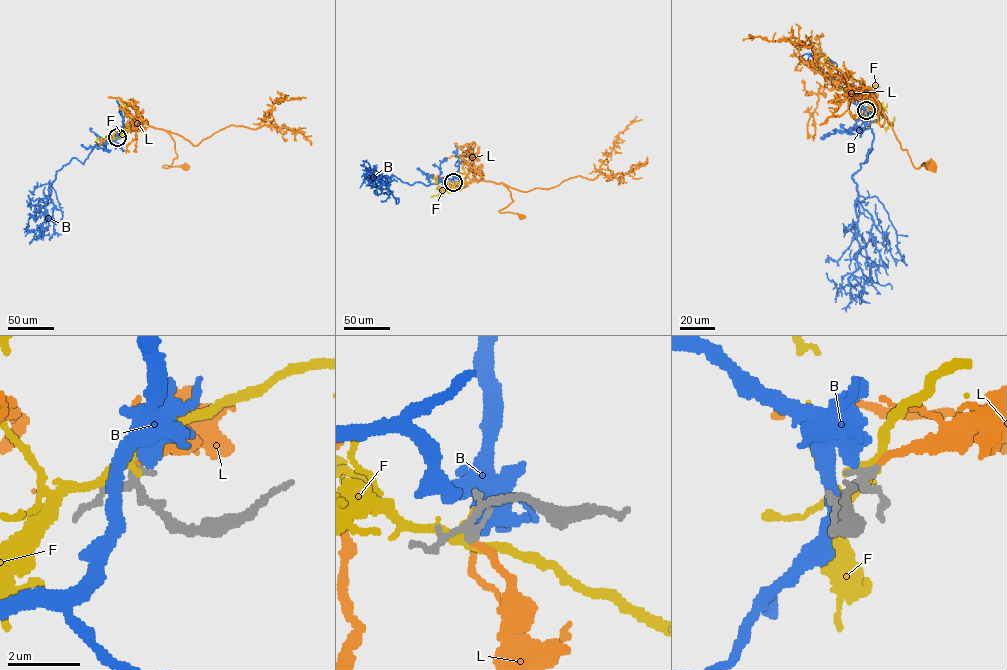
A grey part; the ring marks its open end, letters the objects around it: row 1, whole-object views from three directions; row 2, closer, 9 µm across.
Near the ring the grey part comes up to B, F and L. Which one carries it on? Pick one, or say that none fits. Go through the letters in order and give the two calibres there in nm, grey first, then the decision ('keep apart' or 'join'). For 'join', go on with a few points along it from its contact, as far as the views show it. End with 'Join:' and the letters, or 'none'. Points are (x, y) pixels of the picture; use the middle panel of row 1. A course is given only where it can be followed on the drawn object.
B: 200/480 nm | keep apart
F: 170/260 nm | keep apart
L: 160/180 nm | join | via (453, 182), (454, 189), (482, 179), (502, 183), (513, 200), (499, 212), (517, 213), (521, 217)
Join: L

